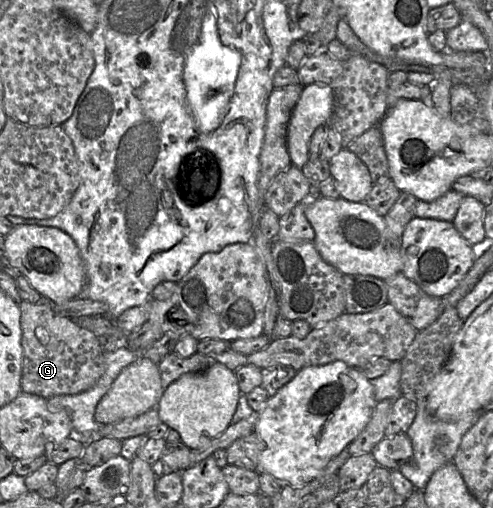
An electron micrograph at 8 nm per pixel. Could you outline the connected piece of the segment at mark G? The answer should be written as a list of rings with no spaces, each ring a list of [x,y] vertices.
[[[47,299],[32,304],[22,300],[21,310],[23,367],[21,392],[45,399],[71,395],[92,388],[105,370],[105,350],[101,338],[81,328],[73,319],[56,312]]]

